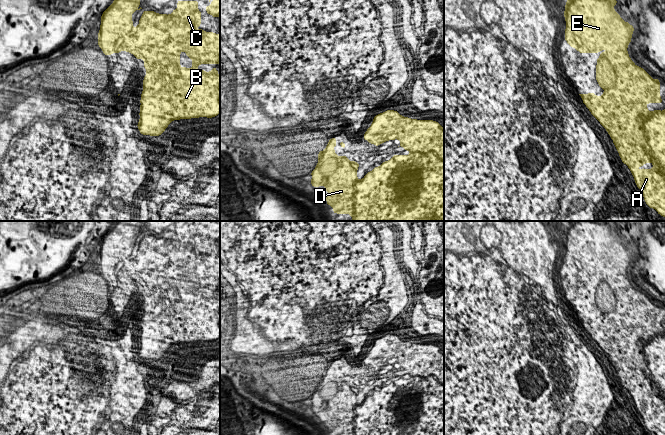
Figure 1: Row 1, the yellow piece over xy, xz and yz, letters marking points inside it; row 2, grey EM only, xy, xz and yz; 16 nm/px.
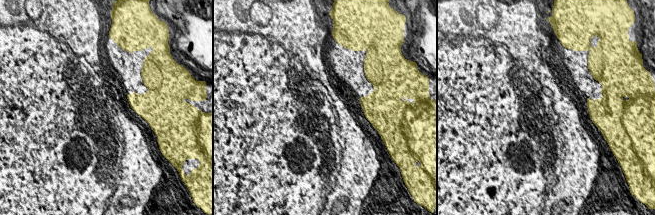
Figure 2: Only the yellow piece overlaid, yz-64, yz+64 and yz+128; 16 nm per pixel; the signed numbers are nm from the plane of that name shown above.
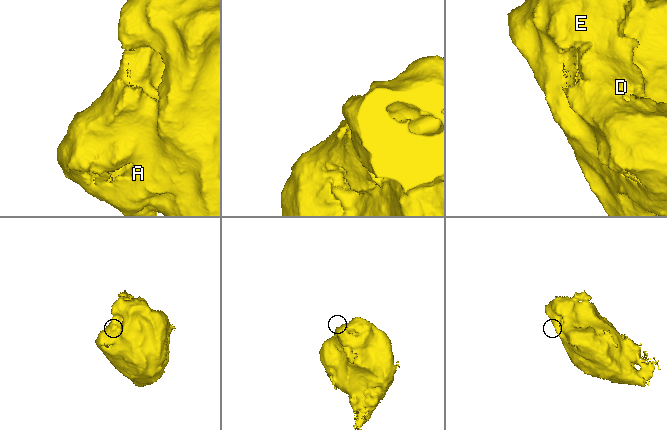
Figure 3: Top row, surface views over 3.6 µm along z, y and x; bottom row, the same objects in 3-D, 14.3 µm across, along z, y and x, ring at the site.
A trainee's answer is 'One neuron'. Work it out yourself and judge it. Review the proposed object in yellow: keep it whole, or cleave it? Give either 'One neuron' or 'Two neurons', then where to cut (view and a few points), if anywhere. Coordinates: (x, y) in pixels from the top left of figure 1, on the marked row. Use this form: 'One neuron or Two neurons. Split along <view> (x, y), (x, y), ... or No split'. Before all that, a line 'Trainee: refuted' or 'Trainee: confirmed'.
Trainee: confirmed
One neuron. No split

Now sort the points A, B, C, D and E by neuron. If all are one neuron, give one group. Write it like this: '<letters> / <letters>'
A B C D E

